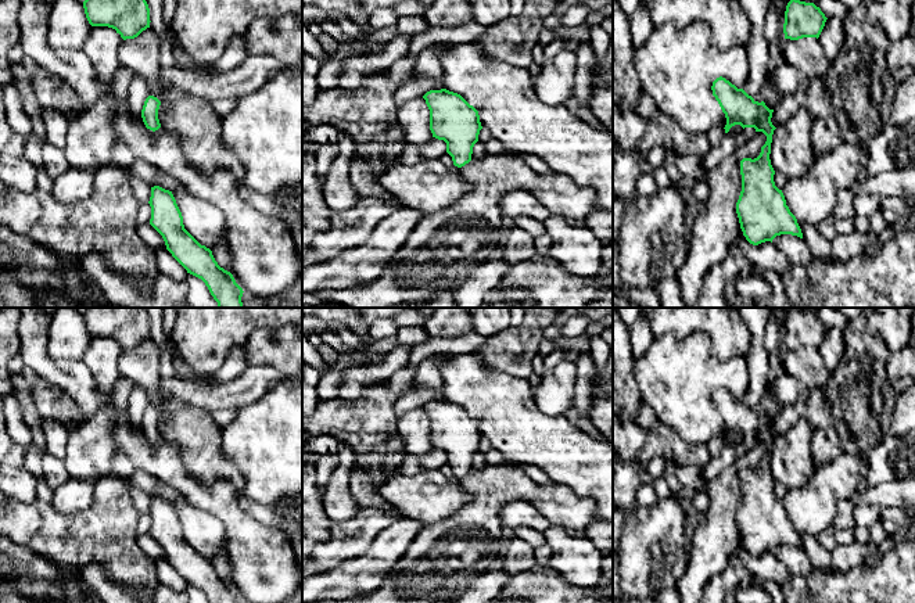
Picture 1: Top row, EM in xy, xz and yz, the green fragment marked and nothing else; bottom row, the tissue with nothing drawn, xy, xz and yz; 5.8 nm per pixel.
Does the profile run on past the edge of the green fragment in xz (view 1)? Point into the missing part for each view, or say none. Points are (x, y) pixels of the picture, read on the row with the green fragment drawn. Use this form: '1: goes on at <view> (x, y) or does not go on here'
1: does not go on here

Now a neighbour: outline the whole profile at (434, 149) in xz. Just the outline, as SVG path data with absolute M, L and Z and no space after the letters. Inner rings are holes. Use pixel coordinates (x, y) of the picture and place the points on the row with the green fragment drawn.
M433 137L424 146L405 144L403 151L395 158L395 162L413 165L426 159L438 159L446 152L446 143Z

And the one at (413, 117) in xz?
M423 97L409 100L398 107L396 119L405 136L405 144L424 146L433 139L430 110Z

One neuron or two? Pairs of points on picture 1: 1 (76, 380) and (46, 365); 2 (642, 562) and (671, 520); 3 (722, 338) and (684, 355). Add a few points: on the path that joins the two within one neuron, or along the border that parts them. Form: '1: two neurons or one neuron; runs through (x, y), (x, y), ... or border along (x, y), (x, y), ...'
1: one neuron; runs through (70, 377), (53, 372)
2: one neuron; runs through (645, 552), (645, 546), (661, 530)
3: two neurons; border along (680, 338), (704, 333), (720, 355), (741, 356)

